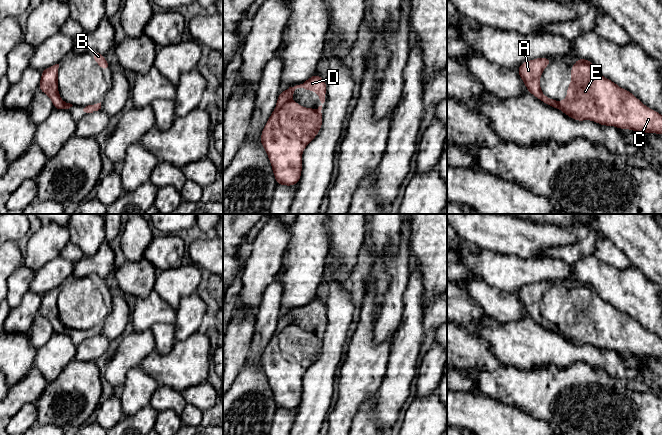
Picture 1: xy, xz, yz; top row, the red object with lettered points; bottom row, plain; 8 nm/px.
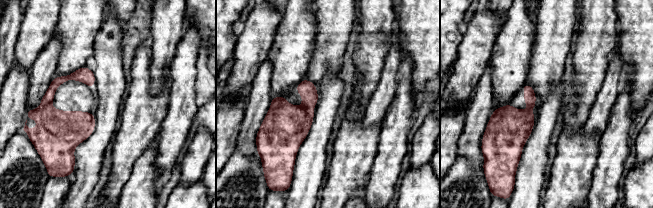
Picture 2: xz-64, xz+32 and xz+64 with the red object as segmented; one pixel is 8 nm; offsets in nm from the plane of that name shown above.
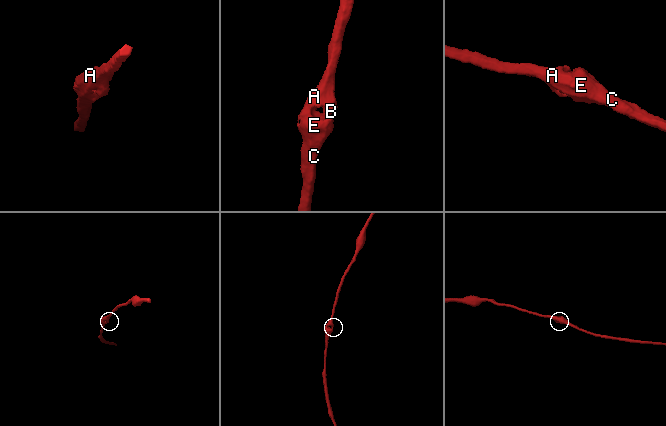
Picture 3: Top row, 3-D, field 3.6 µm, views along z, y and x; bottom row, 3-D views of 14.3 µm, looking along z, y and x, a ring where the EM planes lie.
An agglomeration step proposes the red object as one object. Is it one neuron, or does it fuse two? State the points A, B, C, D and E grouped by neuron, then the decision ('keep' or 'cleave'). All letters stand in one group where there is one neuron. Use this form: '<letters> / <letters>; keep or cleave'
A B C D E; keep

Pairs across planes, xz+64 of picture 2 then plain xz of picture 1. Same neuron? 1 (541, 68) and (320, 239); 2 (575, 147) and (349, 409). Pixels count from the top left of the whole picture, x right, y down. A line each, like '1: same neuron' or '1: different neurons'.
1: different neurons
2: same neuron

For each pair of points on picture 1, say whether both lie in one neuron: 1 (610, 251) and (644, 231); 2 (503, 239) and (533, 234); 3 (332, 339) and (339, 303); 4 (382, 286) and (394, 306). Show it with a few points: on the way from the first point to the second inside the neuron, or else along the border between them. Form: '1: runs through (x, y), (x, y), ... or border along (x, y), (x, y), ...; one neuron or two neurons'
1: border along (600, 231), (624, 253), (632, 265); two neurons
2: runs through (510, 236), (526, 236); one neuron
3: runs through (335, 330), (339, 312); one neuron
4: border along (387, 268), (390, 274), (390, 281), (379, 314); two neurons

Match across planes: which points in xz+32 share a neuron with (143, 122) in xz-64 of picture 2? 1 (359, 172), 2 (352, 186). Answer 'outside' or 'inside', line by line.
1: inside
2: inside

